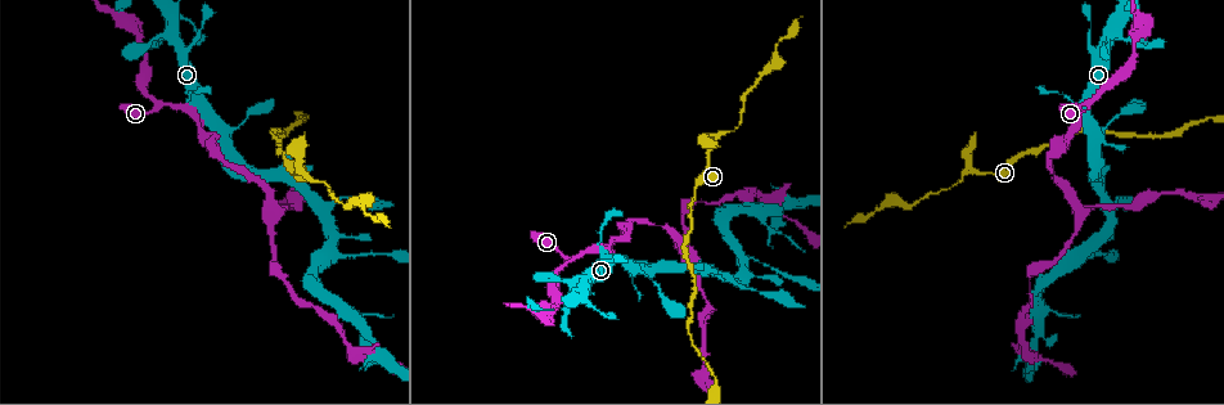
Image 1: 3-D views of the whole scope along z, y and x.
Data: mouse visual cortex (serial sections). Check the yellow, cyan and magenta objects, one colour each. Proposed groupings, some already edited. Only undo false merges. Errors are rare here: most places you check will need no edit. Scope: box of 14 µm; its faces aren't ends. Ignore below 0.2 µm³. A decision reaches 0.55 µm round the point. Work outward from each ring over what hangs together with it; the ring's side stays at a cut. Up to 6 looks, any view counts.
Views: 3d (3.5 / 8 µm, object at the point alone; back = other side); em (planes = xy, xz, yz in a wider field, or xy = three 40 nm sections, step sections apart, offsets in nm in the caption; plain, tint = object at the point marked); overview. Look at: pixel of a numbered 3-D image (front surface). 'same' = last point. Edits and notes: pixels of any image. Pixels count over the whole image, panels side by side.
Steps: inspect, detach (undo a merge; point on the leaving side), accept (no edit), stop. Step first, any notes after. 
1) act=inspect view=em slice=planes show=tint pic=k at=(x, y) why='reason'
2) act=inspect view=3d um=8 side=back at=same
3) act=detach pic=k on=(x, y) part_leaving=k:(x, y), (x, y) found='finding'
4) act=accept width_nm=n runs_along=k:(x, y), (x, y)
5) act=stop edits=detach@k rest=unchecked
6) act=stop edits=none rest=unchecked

act=inspect view=3d um=3.5 pic=1 at=(171, 102) why='thick turns thin'

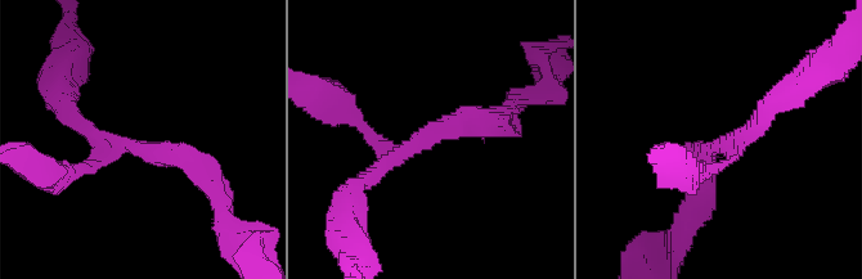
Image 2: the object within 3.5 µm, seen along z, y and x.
act=inspect view=em slice=planes show=tint pic=2 at=(420, 137) why='shape alone is not enough'

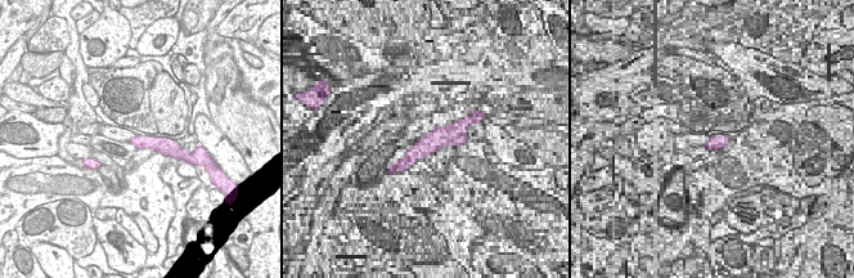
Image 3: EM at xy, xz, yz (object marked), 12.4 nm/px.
act=accept arm_widths_nm=150,300 runs_along=2:(67, 169), (142, 145), (205, 174) found='one cell here'

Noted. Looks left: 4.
act=inspect view=3d um=8 pic=1 at=(1081, 211) why='three-way junction'

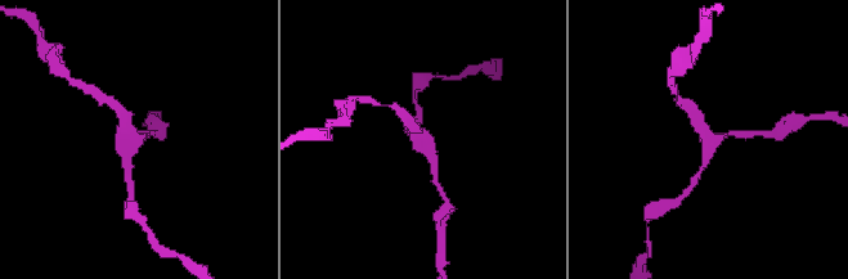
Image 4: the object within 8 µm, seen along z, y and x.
act=inspect view=3d um=3.5 pic=4 at=(128, 143) why='closer look'

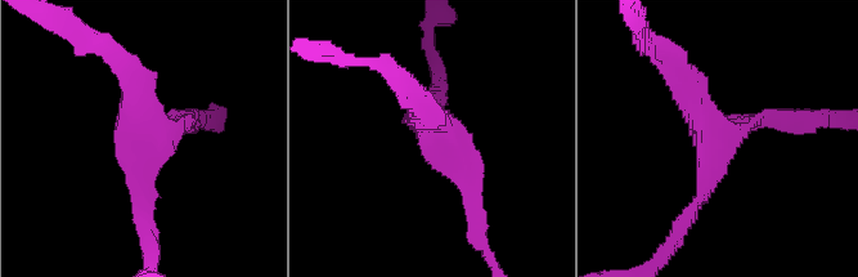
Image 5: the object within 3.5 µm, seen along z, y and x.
act=inspect view=em slice=xy step=2 show=tint pic=5 at=(714, 138) arms=3 arm_widths_nm=200,200,300

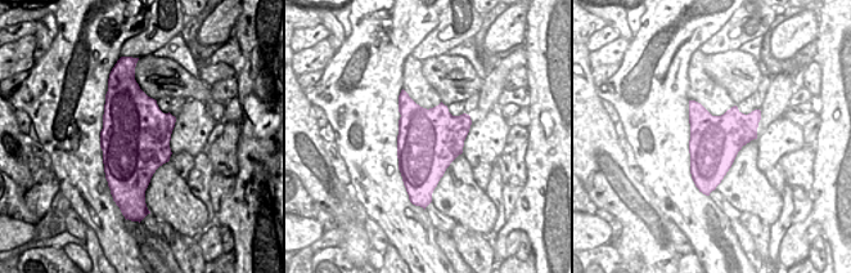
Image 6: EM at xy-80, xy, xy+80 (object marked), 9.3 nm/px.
act=accept width_nm=600 runs_along=5:(670, 67), (713, 134), (687, 217) found='continuous, no second cell'

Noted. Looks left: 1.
act=stop edits=none rest=unchecked

